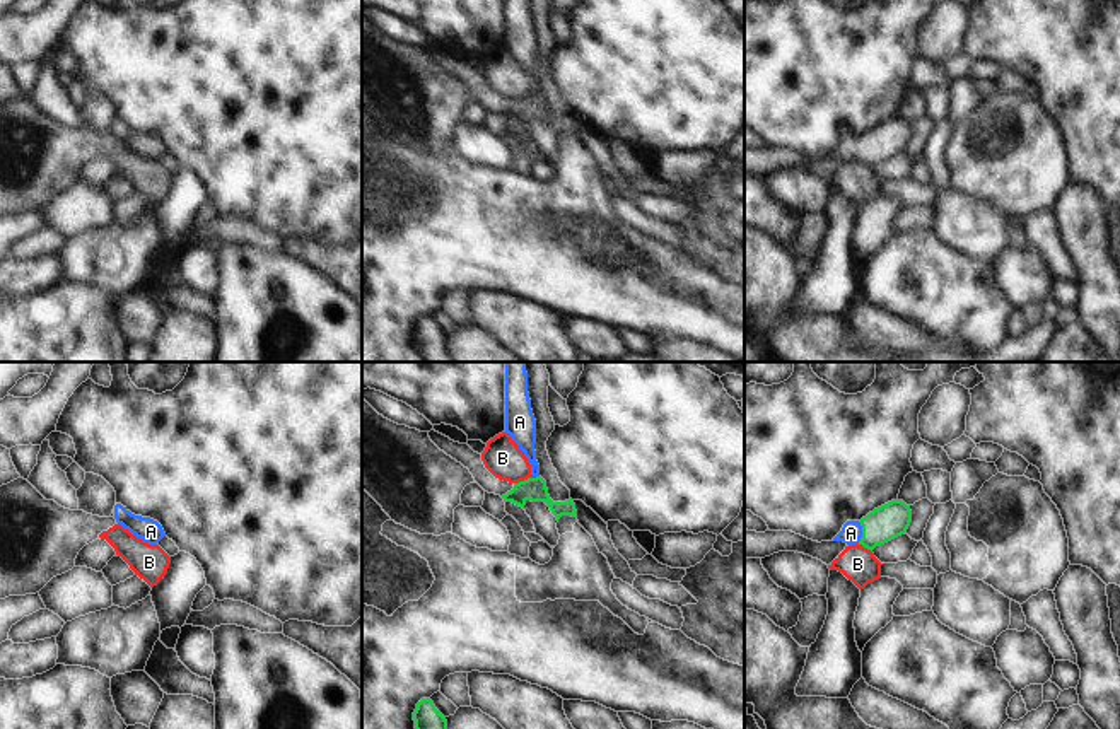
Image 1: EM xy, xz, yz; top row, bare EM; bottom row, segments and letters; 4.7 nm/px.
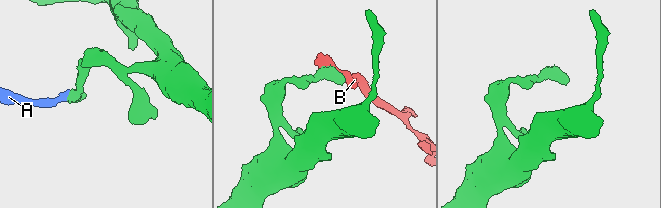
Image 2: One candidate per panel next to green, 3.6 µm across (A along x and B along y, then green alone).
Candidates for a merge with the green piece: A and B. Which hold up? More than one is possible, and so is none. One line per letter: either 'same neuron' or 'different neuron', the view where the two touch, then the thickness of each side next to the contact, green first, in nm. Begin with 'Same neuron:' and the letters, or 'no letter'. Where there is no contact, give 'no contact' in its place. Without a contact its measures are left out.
Same neuron: A
A: same neuron; contact in yz; calibres 160 and 100 nm
B: different neuron; contact in xz; calibres 110 and 180 nm

